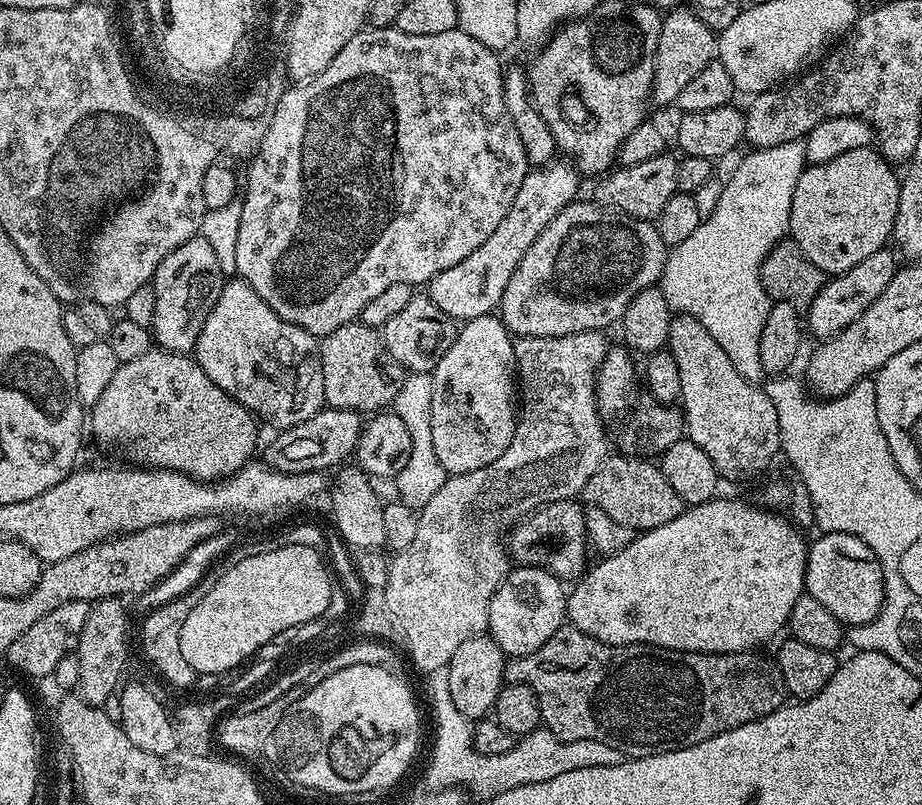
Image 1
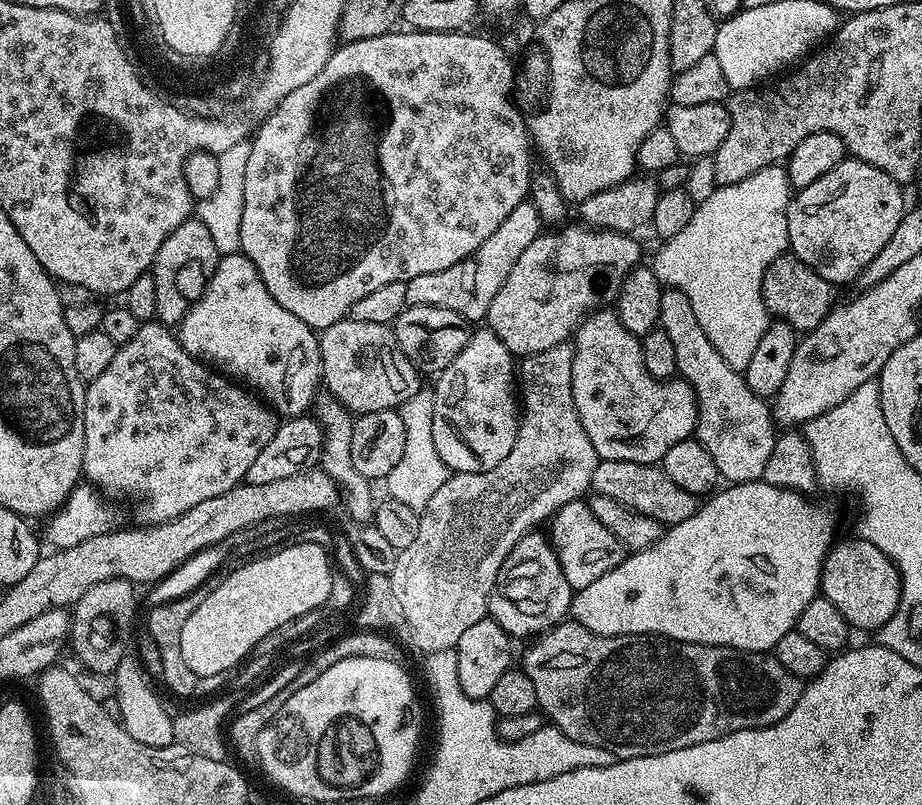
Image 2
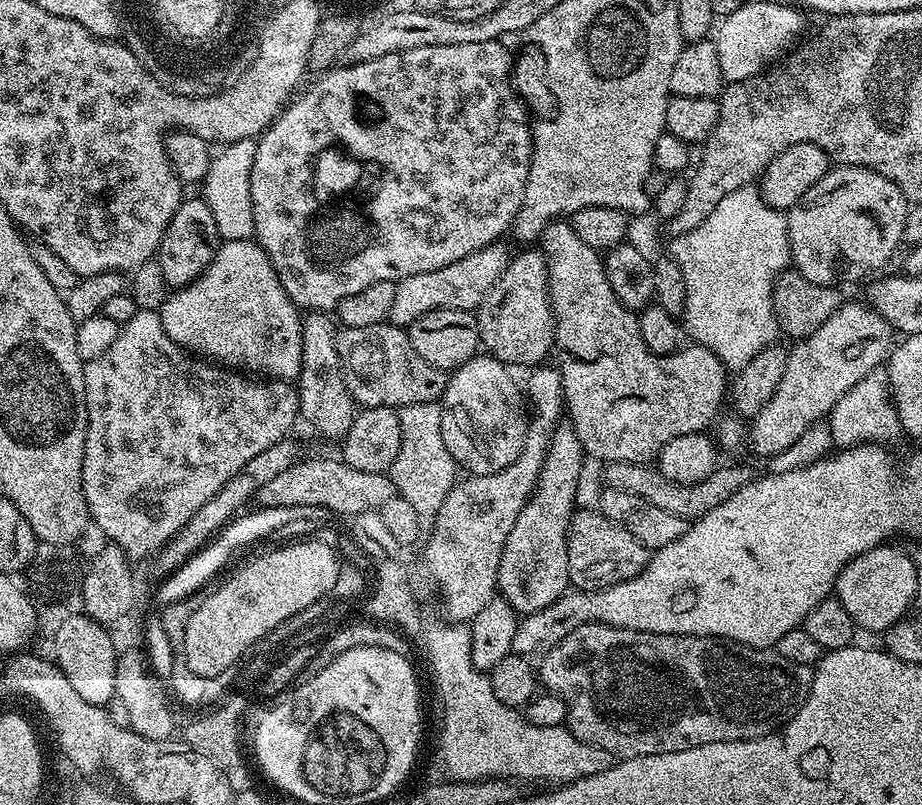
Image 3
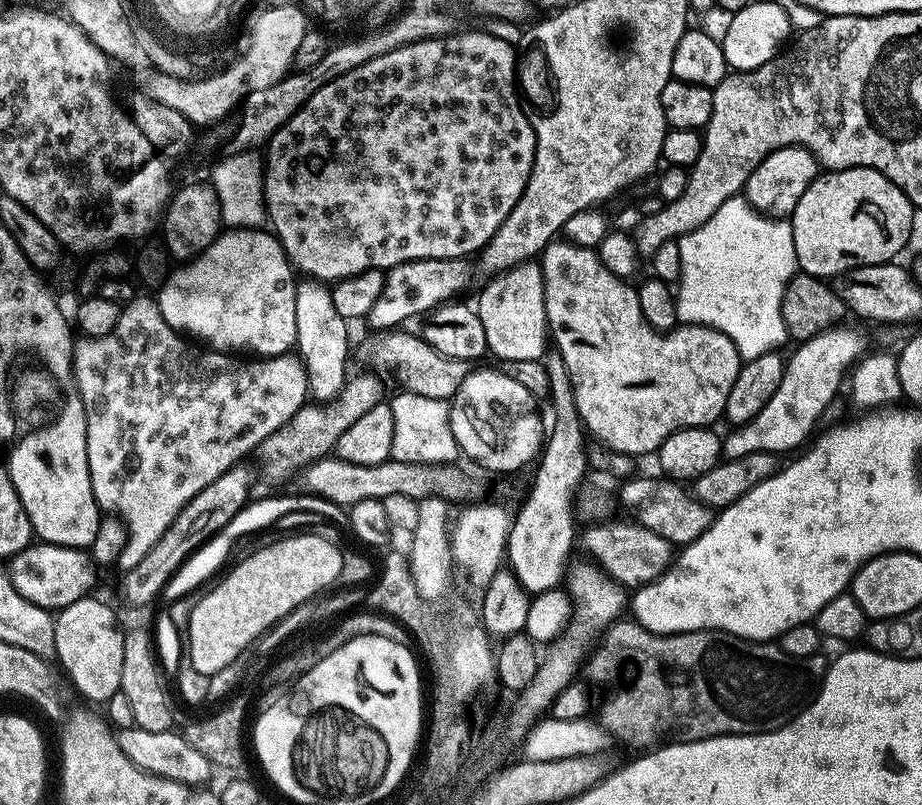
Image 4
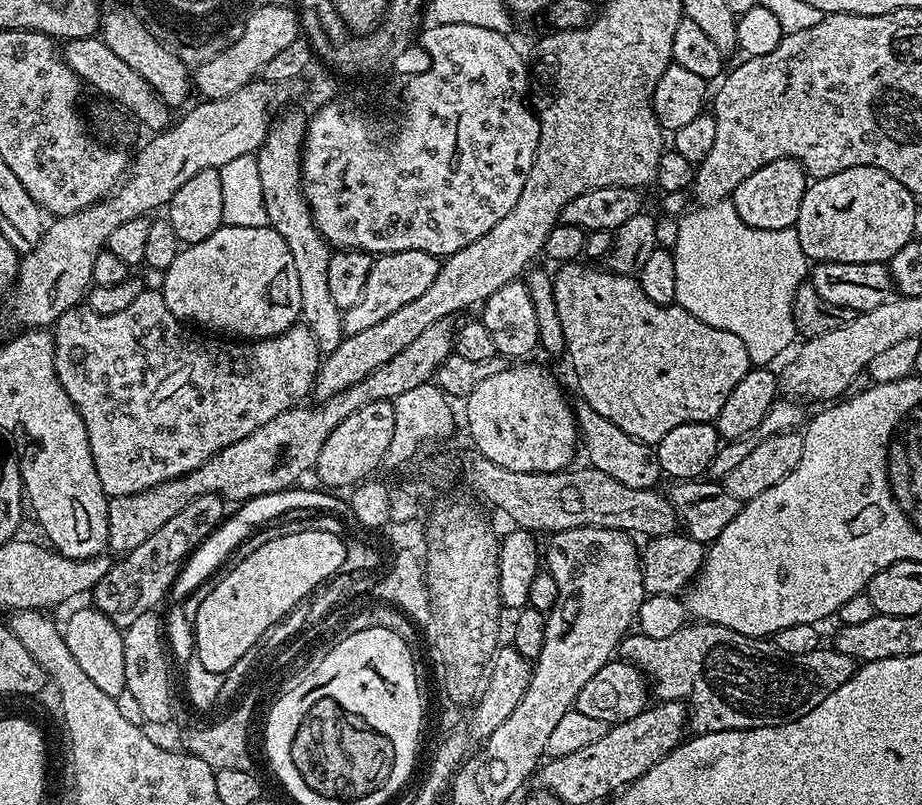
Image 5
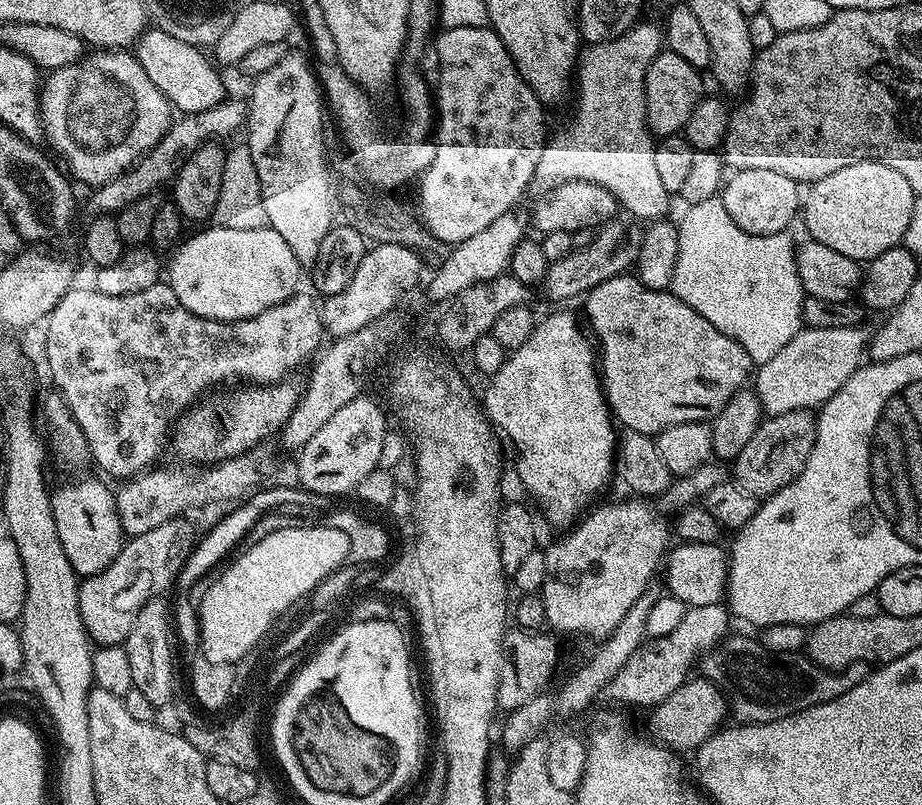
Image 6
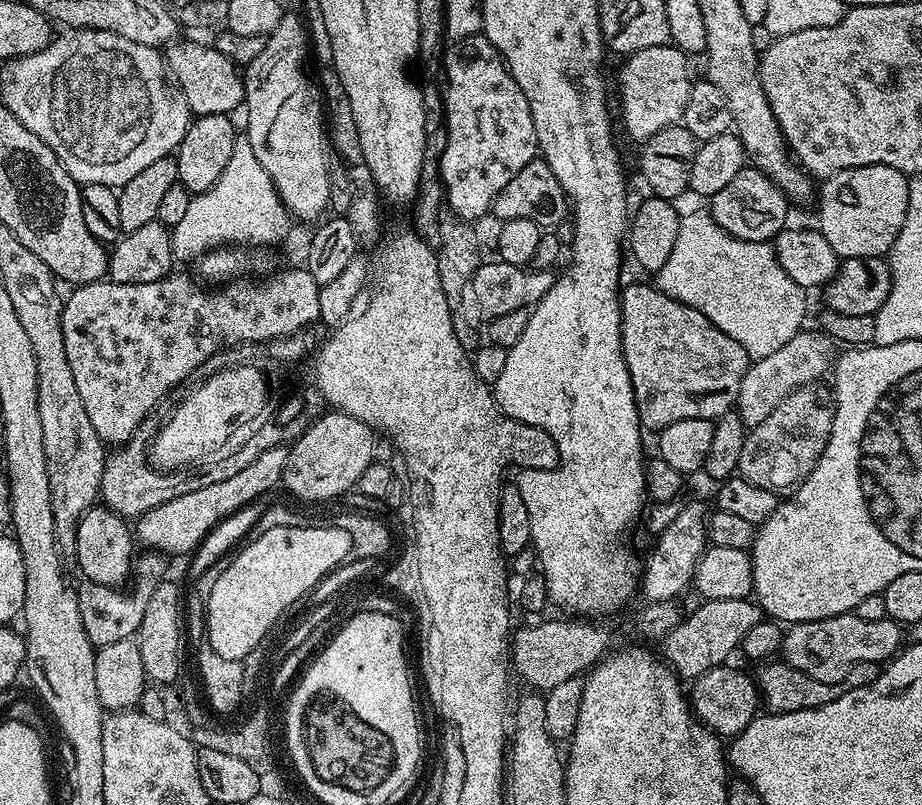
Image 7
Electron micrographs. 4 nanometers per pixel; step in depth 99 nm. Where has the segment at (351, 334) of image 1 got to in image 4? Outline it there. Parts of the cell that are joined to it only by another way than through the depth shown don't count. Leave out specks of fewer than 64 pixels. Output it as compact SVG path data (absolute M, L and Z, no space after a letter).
M376 330L369 333L370 336L360 348L361 354L370 363L367 365L379 368L378 366L388 364L394 368L397 378L407 391L421 394L423 397L449 401L456 396L458 388L474 370L473 363L464 359L446 358L433 350L423 337L415 337L404 331L408 330Z

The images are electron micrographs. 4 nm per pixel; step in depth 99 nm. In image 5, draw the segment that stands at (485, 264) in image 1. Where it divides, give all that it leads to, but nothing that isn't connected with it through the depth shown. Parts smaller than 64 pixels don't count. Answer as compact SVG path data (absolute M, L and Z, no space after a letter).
M402 250L377 255L370 266L370 278L366 278L366 290L362 290L362 298L354 302L354 306L343 309L344 335L353 336L369 326L382 322L389 314L394 314L406 302L414 302L414 298L422 298L434 278L438 278L441 261L437 257L426 254L422 250Z

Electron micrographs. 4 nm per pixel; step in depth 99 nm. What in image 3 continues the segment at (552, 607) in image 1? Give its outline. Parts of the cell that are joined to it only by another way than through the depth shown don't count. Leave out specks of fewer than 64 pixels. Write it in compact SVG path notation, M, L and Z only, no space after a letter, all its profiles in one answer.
M561 422L552 431L552 440L548 444L548 453L536 483L536 491L526 502L522 514L518 514L518 522L510 526L510 534L504 540L504 549L500 552L500 565L496 575L496 587L499 595L518 614L537 612L550 602L554 602L562 593L569 591L568 578L568 527L572 521L572 513L577 511L576 487L580 484L580 471L584 468L586 453L582 442L578 442L578 434L571 423Z

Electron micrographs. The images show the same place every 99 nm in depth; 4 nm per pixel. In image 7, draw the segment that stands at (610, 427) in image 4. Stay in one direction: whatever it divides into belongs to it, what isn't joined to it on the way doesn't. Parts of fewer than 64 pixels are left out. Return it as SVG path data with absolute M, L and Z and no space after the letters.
M655 283L632 284L620 293L620 329L622 350L626 358L626 370L634 388L634 402L638 418L645 429L659 430L670 426L670 422L682 422L682 418L702 418L715 421L733 411L738 390L742 390L742 378L746 378L750 363L746 350L722 334L706 314L670 298Z

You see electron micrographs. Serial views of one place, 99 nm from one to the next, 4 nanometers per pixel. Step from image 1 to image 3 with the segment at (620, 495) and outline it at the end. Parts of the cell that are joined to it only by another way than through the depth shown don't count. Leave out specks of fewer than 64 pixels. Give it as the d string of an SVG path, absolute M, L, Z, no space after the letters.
M634 462L608 464L605 469L603 483L607 487L638 494L654 506L662 506L662 510L670 510L672 514L678 514L689 522L699 520L701 516L714 510L714 506L722 506L722 502L726 502L726 498L730 498L735 492L742 490L742 486L746 486L754 479L754 472L751 472L744 464L732 464L729 468L717 466L714 474L710 474L710 478L697 484L675 484L667 480L655 467Z

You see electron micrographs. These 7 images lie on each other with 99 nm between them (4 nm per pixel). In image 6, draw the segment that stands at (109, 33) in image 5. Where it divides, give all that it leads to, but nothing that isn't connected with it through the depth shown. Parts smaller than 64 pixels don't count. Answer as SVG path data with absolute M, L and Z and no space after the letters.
M152 26L142 33L134 45L134 55L142 70L146 70L150 82L154 82L154 86L166 94L177 113L210 110L226 98L224 80L220 77L221 69L213 63L209 53L164 33L160 28Z

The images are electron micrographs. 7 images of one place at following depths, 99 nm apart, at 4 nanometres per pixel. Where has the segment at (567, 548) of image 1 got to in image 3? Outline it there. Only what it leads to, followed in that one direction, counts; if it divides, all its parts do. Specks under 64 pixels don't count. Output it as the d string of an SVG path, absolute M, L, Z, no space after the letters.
M595 507L584 508L572 513L568 527L568 578L577 589L595 590L607 588L623 580L634 578L650 559L650 550L630 530L615 524Z

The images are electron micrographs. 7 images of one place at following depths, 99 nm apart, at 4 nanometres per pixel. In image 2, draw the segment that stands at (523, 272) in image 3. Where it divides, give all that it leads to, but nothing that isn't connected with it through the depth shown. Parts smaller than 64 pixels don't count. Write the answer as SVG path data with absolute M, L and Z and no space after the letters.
M575 223L564 226L569 228L561 227L556 230L561 232L548 230L534 238L534 242L530 242L530 246L526 246L525 252L518 257L518 262L514 262L514 270L510 270L498 294L494 294L494 302L490 302L486 327L501 340L506 350L512 352L513 357L533 356L542 350L550 350L565 343L580 327L585 316L597 307L596 287L600 284L602 299L615 301L628 273L641 263L640 244L635 235Z

